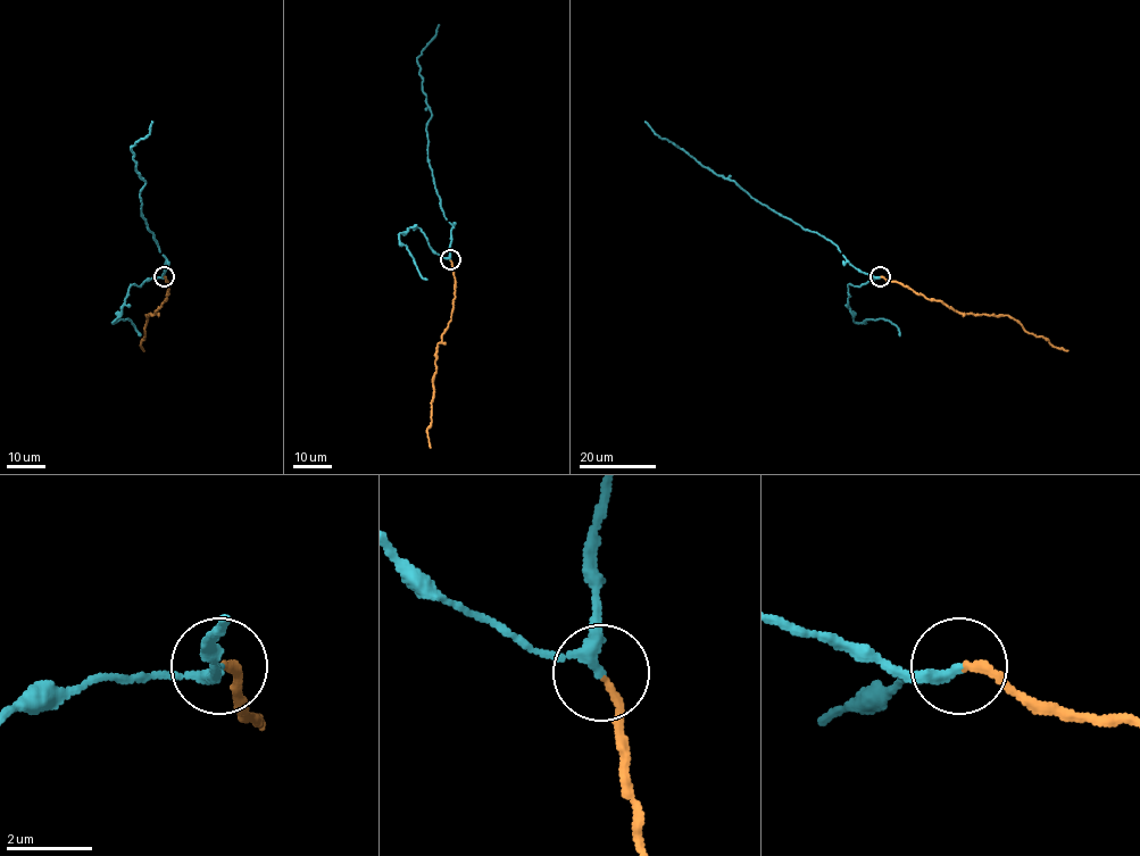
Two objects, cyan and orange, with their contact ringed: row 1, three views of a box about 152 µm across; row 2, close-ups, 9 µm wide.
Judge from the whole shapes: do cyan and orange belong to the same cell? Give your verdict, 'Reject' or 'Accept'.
Accept

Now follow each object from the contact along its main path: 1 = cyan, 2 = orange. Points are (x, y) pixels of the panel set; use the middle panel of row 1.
1: (450, 260), (452, 226), (440, 208), (427, 157), (425, 124), (432, 113), (417, 61), (438, 24)
2: (451, 260), (455, 298), (451, 321), (435, 352), (432, 423), (426, 432), (431, 447)

